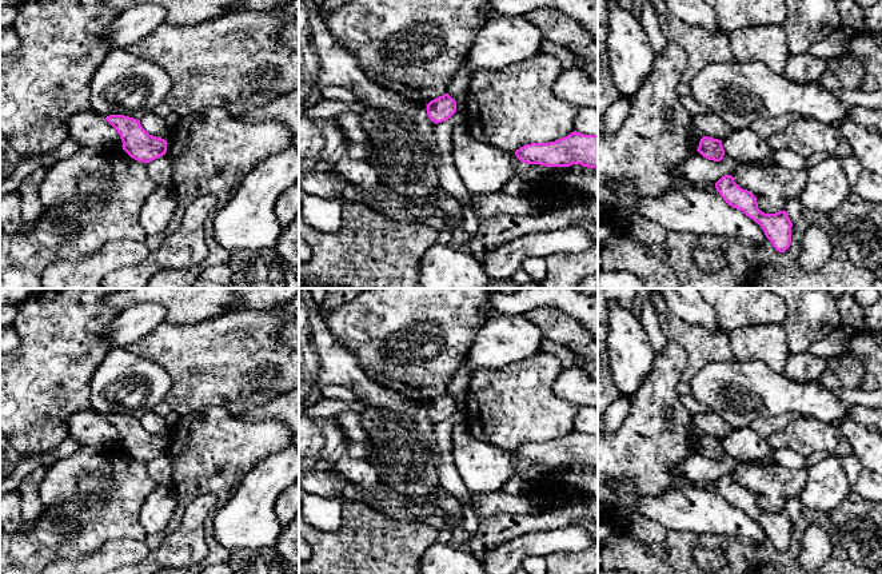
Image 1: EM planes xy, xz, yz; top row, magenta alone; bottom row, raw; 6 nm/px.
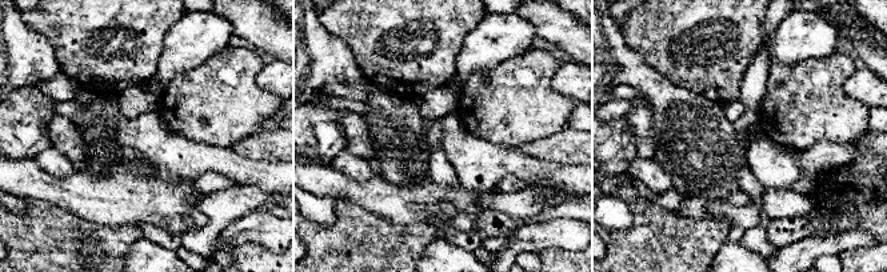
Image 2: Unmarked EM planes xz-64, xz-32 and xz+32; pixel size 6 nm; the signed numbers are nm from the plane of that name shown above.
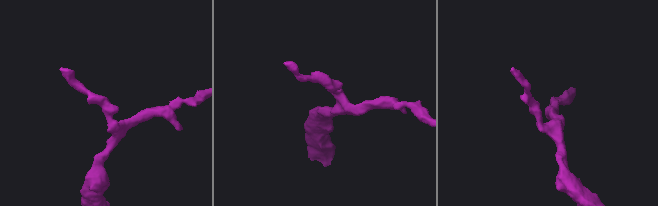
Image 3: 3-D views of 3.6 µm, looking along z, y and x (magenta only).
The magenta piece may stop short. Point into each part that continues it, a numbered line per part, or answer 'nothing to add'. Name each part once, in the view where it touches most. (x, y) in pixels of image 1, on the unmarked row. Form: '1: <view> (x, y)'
nothing to add

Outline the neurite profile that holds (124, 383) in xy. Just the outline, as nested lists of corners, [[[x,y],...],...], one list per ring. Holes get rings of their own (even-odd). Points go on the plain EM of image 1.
[[[112,347],[89,383],[92,410],[107,416],[124,414],[140,419],[167,399],[168,372],[128,348]]]

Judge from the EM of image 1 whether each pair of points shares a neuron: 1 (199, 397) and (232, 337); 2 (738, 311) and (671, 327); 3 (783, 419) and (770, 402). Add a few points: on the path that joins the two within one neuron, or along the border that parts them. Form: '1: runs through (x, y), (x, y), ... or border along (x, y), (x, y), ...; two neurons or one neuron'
1: runs through (199, 382), (204, 371), (224, 351); one neuron
2: border along (719, 329), (726, 334); two neurons
3: border along (795, 414), (758, 417), (750, 425); two neurons

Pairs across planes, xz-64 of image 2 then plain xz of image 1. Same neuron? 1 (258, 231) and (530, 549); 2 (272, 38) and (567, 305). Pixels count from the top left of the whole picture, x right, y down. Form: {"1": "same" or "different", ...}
{"1": "same", "2": "different"}

